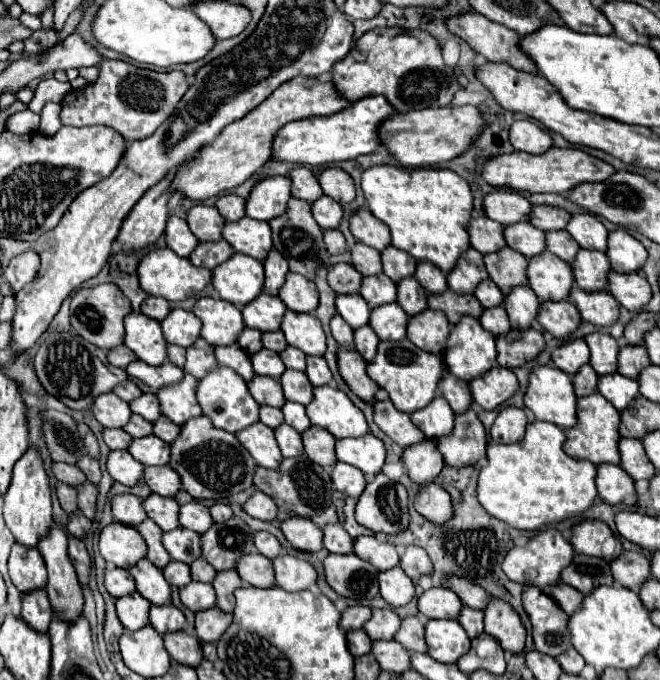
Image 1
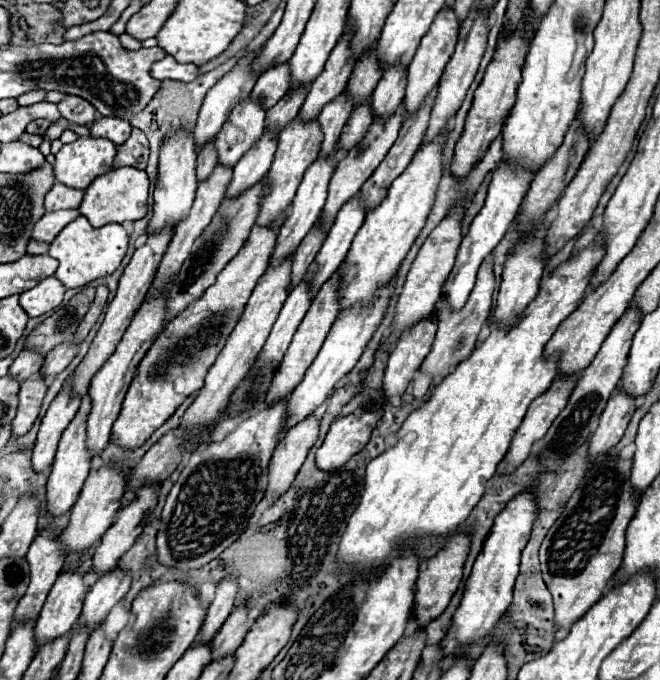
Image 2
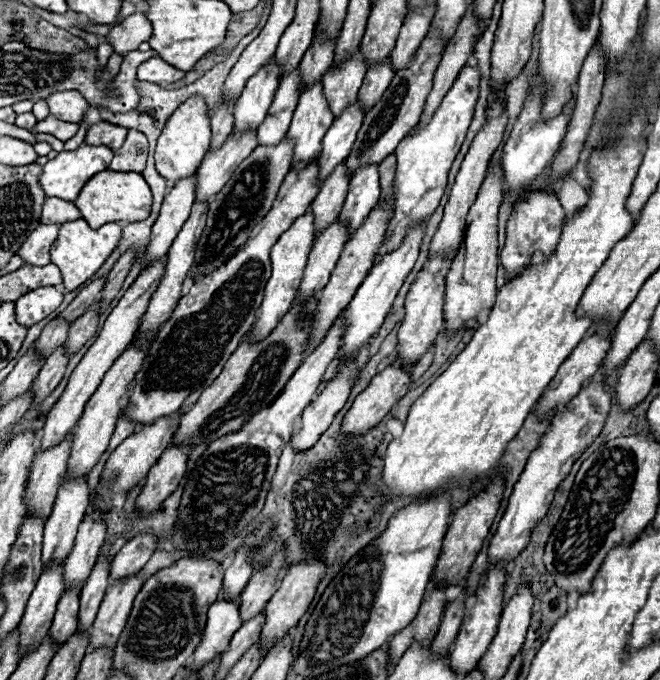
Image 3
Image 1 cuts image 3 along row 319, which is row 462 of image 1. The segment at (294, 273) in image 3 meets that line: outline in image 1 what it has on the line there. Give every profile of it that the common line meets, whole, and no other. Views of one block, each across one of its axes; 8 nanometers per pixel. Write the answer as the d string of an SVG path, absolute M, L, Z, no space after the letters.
M256 422L240 430L236 438L252 454L258 466L278 468L278 462L282 462L282 452L278 450L278 444L274 442L274 430L268 428L266 424Z

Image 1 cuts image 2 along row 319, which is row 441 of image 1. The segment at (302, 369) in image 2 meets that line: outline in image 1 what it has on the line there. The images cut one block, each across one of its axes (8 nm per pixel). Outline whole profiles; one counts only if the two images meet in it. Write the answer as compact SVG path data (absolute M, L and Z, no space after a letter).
M310 426L310 430L306 430L302 434L302 440L304 440L304 450L312 462L316 462L324 468L328 468L328 466L332 468L332 464L338 460L334 454L336 438L328 430Z

